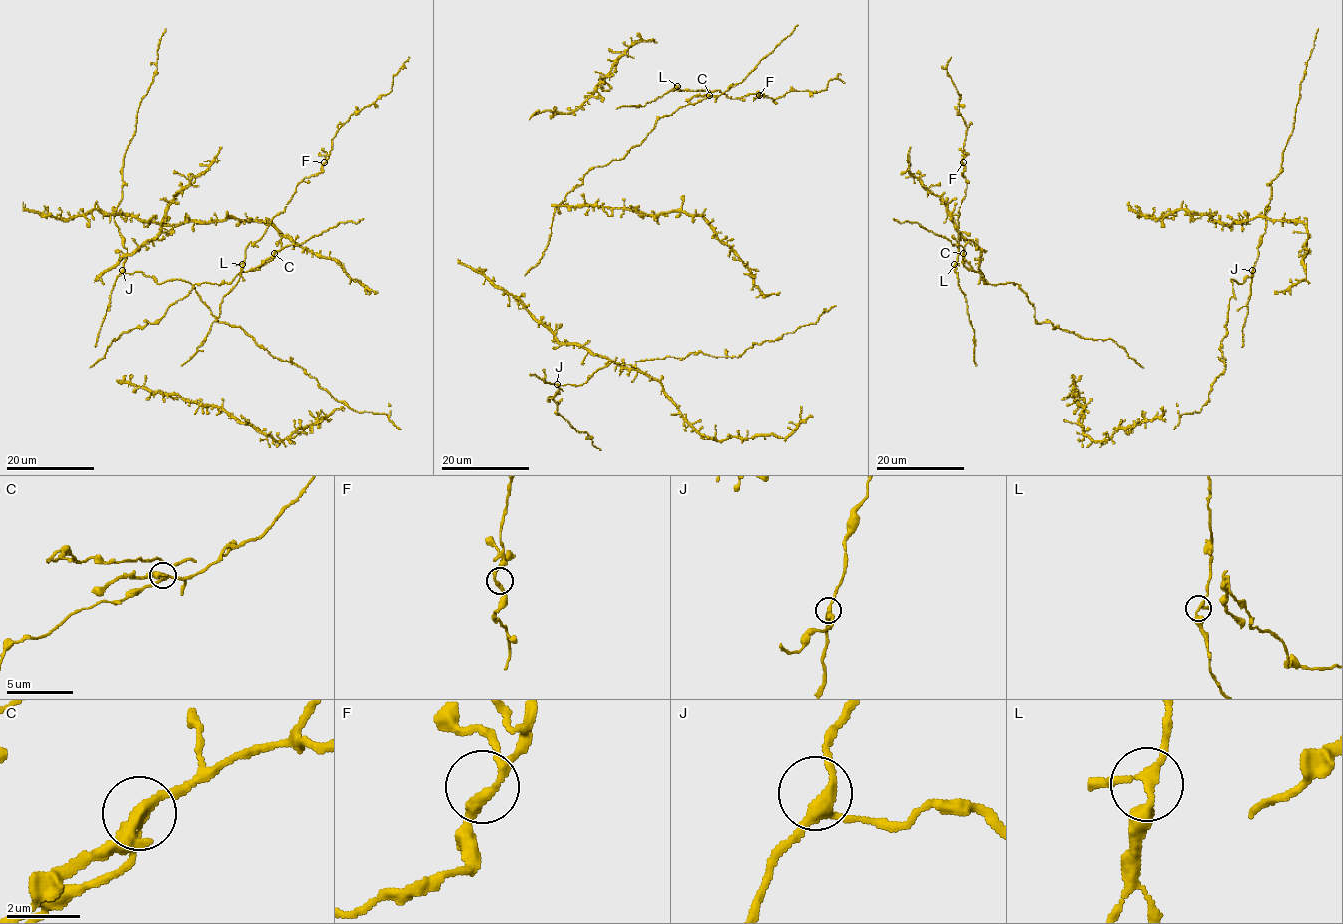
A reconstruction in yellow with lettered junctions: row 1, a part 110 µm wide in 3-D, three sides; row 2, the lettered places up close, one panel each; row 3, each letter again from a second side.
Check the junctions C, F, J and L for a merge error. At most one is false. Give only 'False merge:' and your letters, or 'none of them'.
False merge: C

